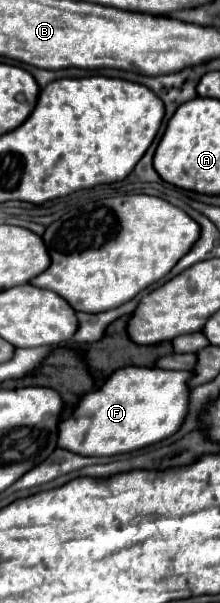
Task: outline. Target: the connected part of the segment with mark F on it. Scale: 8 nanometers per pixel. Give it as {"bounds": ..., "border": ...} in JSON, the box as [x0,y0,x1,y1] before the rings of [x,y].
{"bounds":[59,366,193,456],"border":[[[127,366],[115,370],[109,380],[99,388],[89,392],[81,398],[77,410],[71,418],[63,420],[59,426],[59,448],[71,450],[81,456],[115,456],[133,452],[145,446],[151,446],[155,442],[161,442],[175,434],[181,424],[187,418],[189,412],[189,392],[187,386],[193,372],[179,372],[179,370],[163,370],[163,368],[139,368],[139,366]]]}

